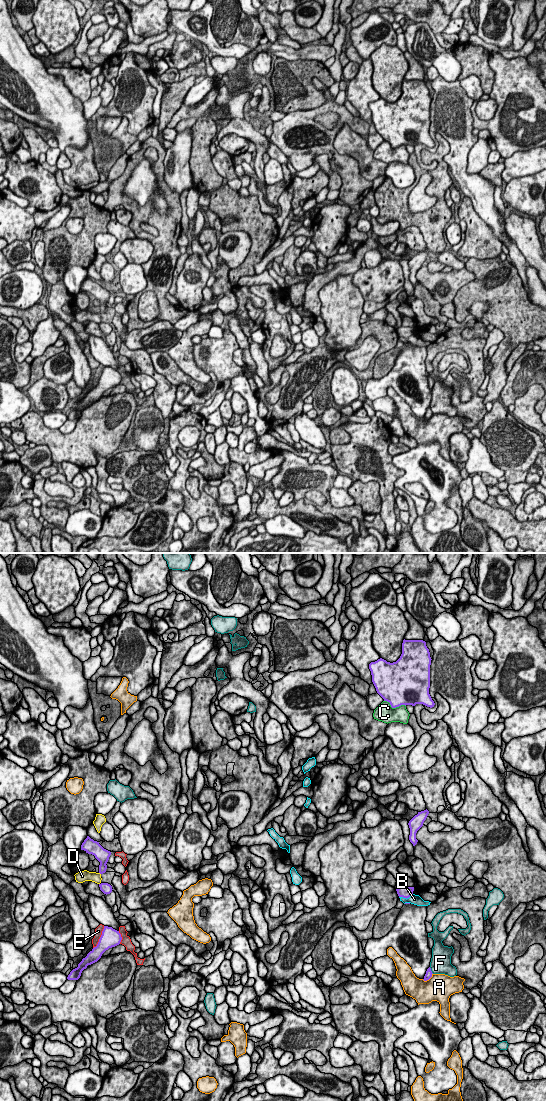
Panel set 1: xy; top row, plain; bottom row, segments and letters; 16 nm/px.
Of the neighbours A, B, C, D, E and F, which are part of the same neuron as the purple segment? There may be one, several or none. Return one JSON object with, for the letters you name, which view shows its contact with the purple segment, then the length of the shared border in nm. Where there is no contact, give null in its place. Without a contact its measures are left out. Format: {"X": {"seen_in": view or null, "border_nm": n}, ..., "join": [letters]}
{"E": {"seen_in": "xy", "border_nm": 400}, "join": ["E"]}

